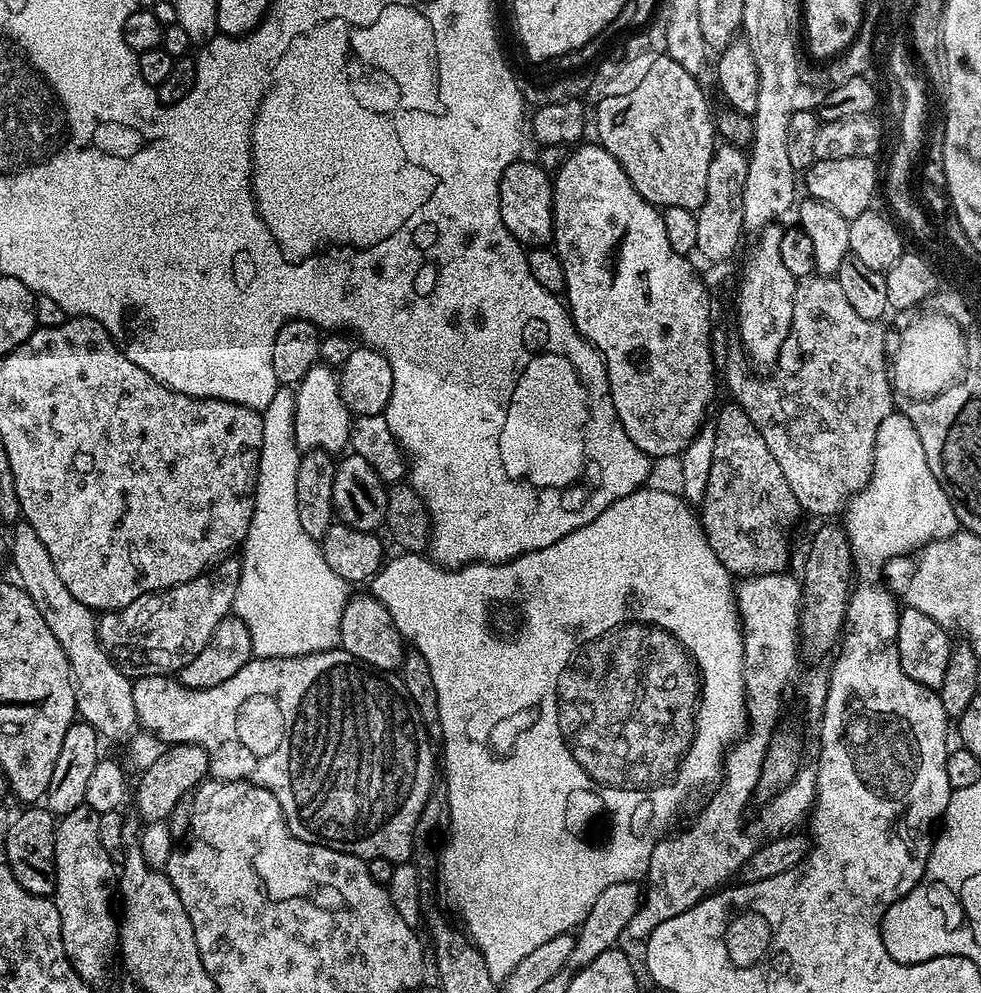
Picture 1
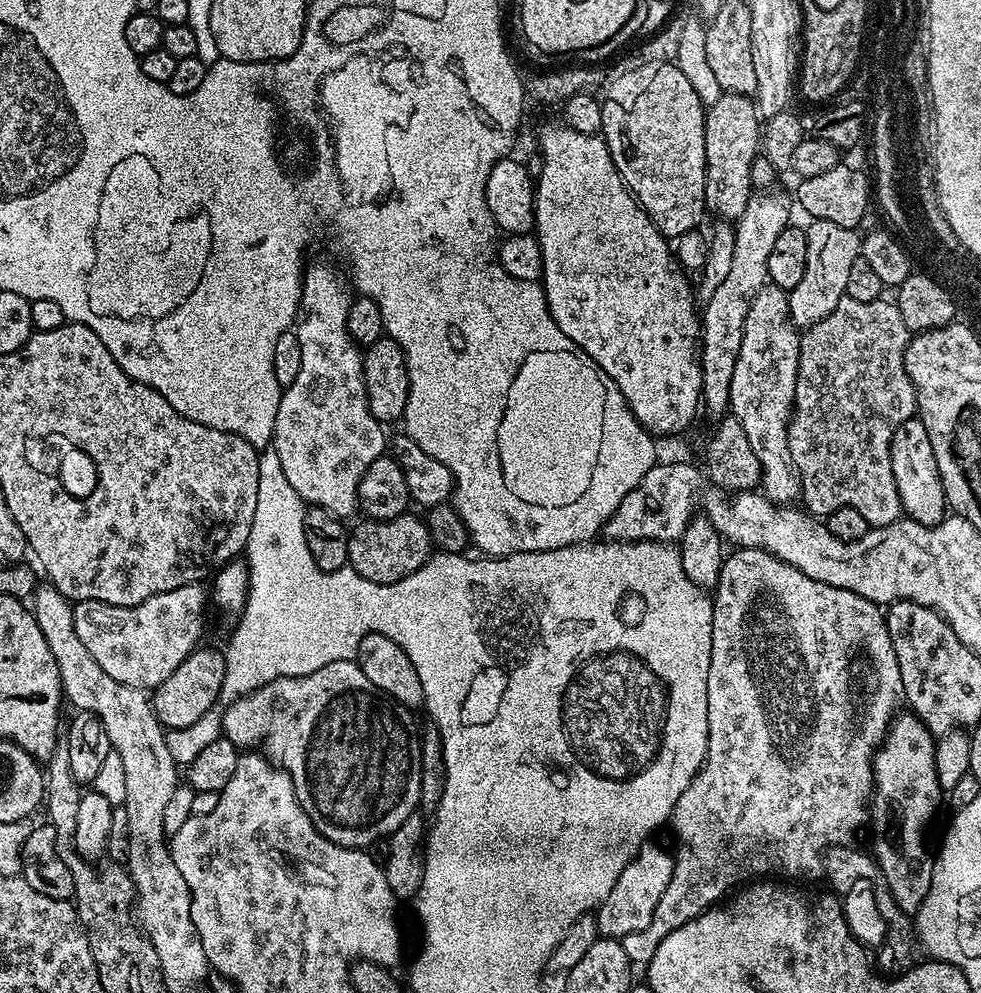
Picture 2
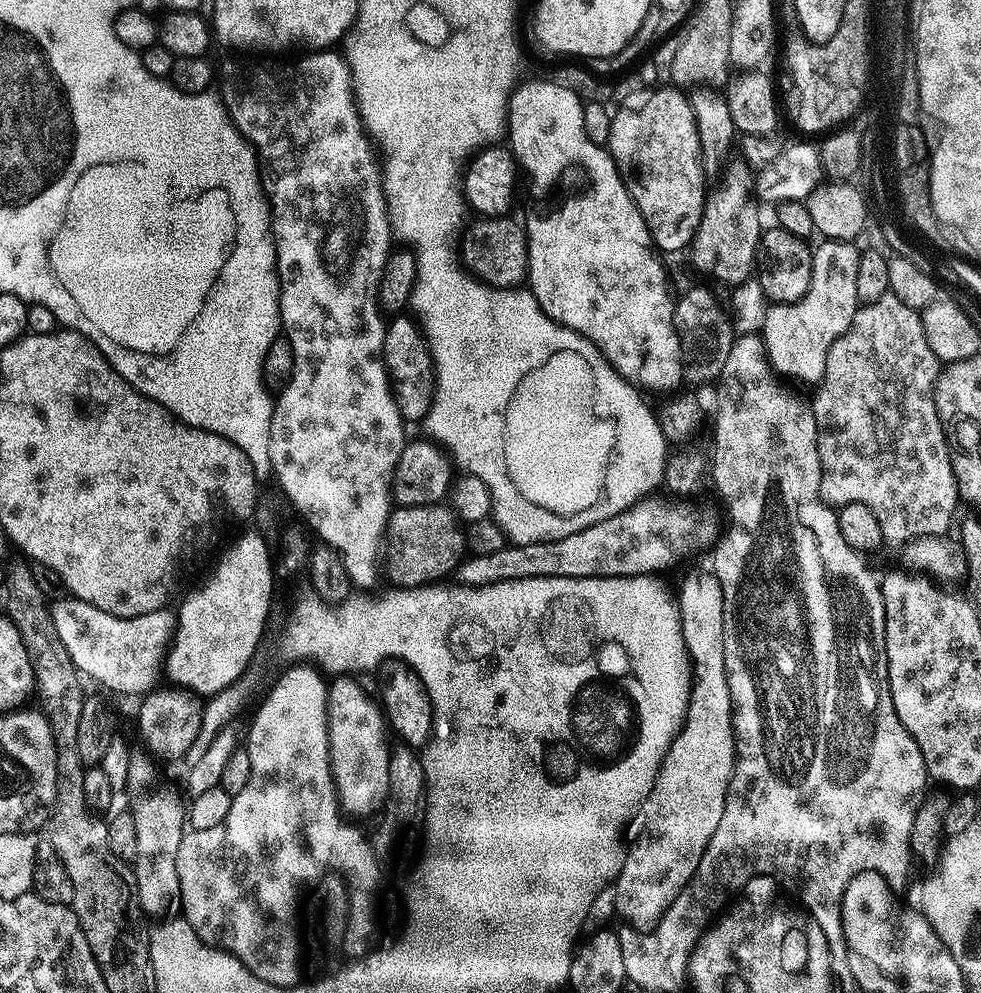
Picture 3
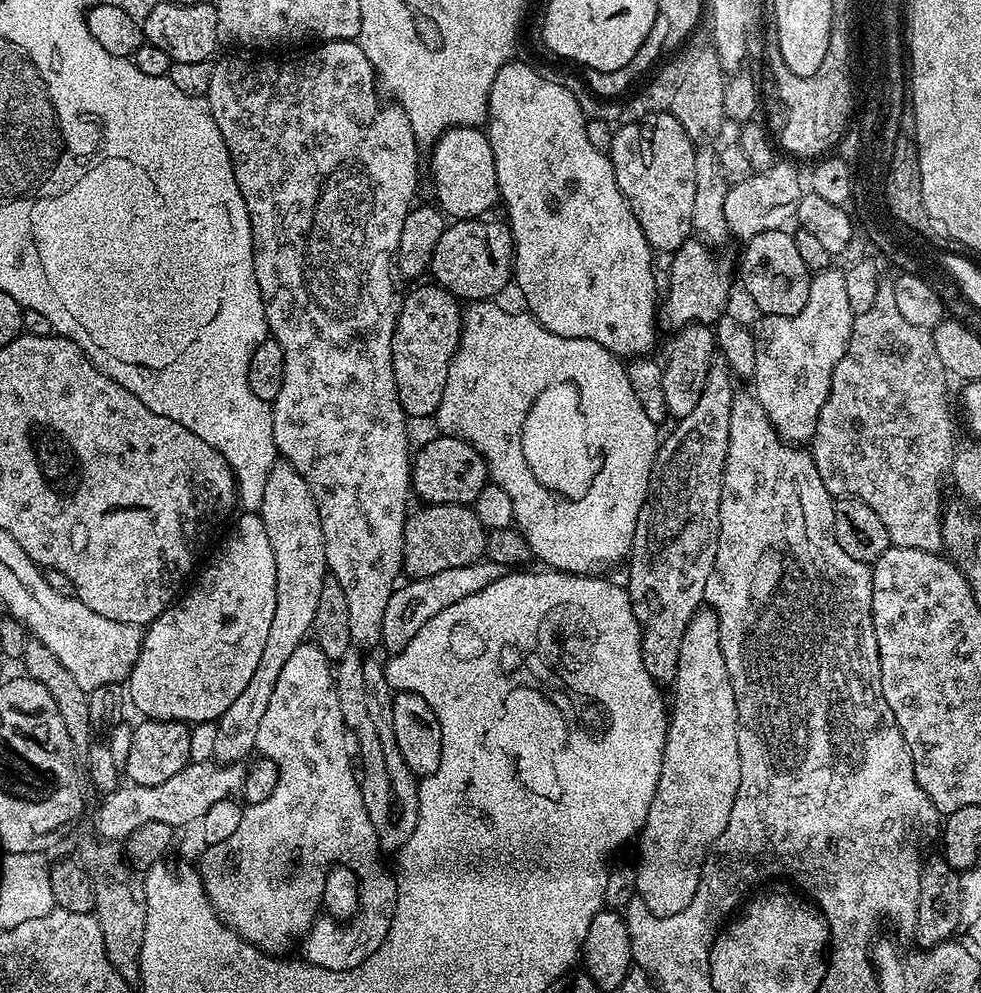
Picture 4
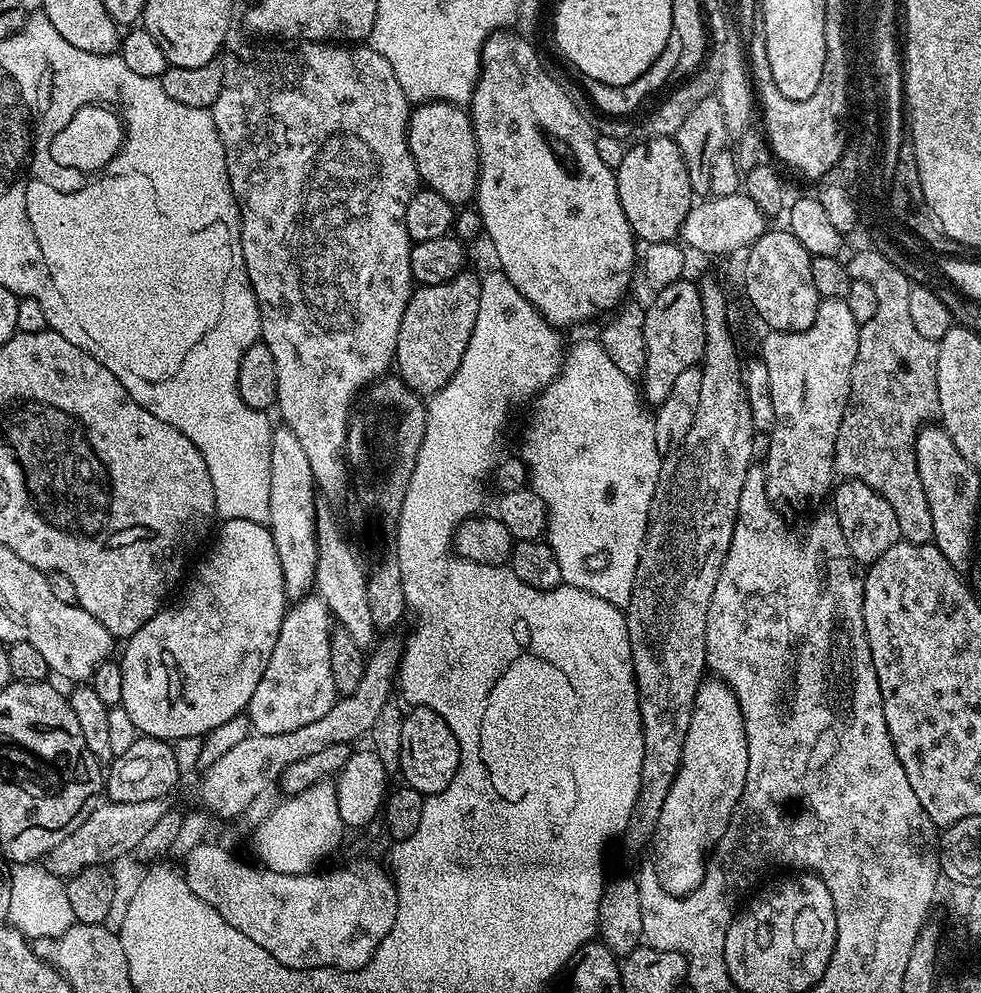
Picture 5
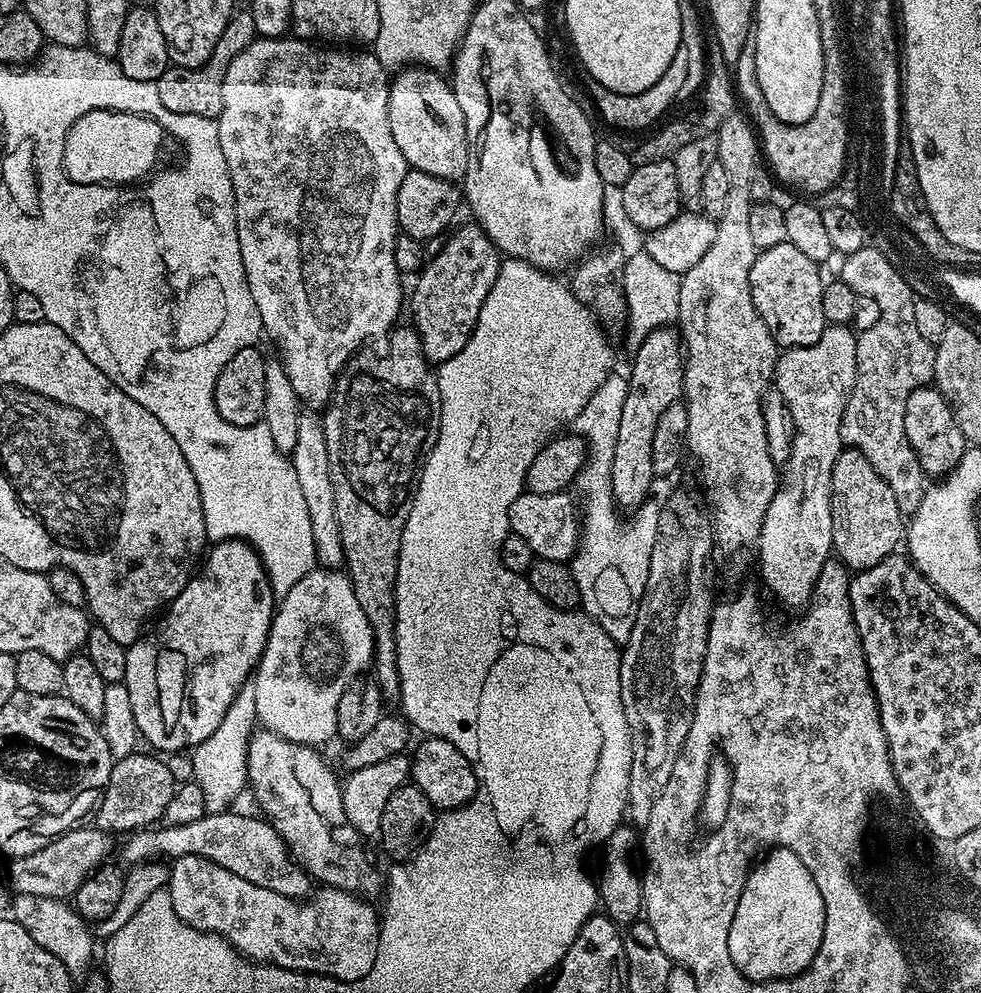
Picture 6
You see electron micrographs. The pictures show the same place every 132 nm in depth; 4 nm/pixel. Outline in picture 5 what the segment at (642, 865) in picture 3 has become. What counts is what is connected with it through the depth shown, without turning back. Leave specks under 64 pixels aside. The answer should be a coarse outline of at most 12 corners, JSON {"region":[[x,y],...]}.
{"region":[[696,688],[662,802],[654,874],[679,898],[744,793],[738,698]]}

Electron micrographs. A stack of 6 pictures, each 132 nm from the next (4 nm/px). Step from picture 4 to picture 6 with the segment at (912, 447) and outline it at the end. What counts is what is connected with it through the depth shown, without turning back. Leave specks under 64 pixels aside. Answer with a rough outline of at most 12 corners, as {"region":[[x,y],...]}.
{"region":[[878,249],[838,279],[880,317],[856,337],[840,433],[910,518],[926,477],[906,438],[906,398],[931,385],[936,350],[914,295]]}

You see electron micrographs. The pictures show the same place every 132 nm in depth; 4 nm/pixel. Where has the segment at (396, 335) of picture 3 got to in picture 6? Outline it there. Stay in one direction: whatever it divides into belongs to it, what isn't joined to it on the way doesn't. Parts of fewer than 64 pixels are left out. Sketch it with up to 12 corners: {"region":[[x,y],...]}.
{"region":[[467,223],[415,277],[436,366],[470,342],[502,253]]}

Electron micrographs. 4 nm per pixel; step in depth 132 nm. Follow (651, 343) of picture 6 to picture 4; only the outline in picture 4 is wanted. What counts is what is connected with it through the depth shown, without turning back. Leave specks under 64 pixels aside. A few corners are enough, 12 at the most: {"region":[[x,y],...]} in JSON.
{"region":[[699,238],[671,253],[662,324],[715,325],[734,264]]}

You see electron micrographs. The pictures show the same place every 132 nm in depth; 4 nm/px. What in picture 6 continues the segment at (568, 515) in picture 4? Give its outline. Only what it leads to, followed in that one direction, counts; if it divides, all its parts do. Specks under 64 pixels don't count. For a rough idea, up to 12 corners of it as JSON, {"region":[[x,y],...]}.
{"region":[[610,374],[574,421],[588,443],[576,475],[583,611],[630,638],[660,508],[629,524],[612,496],[628,382]]}

